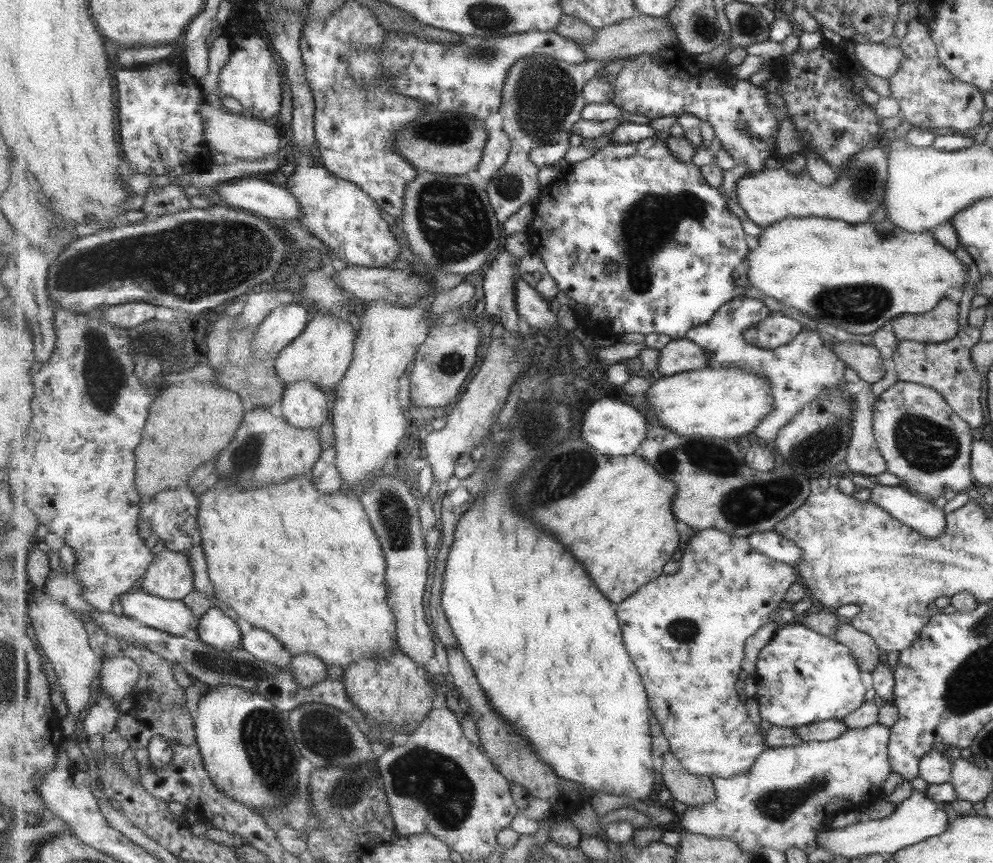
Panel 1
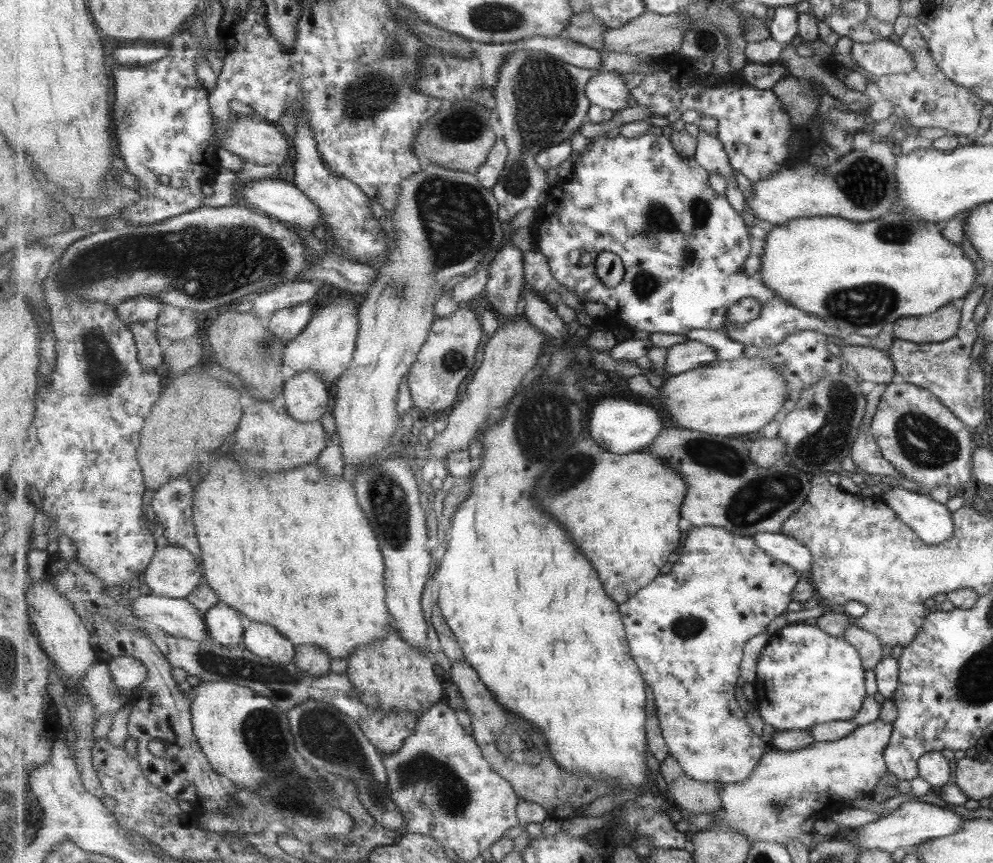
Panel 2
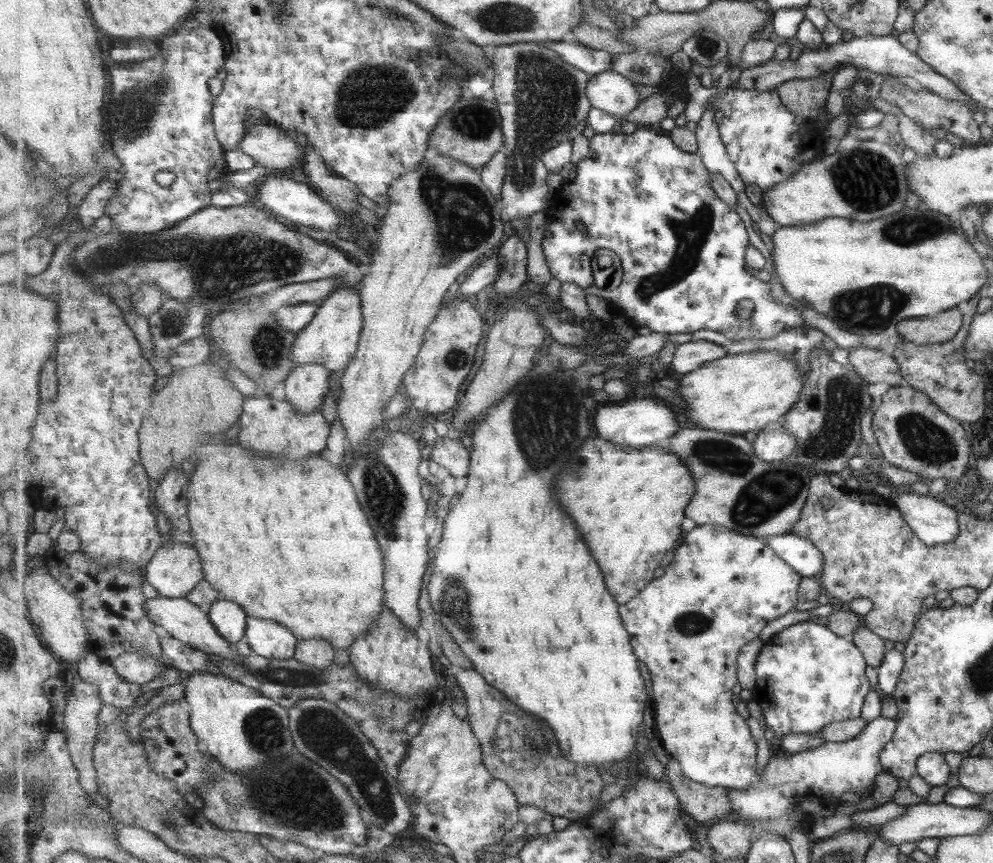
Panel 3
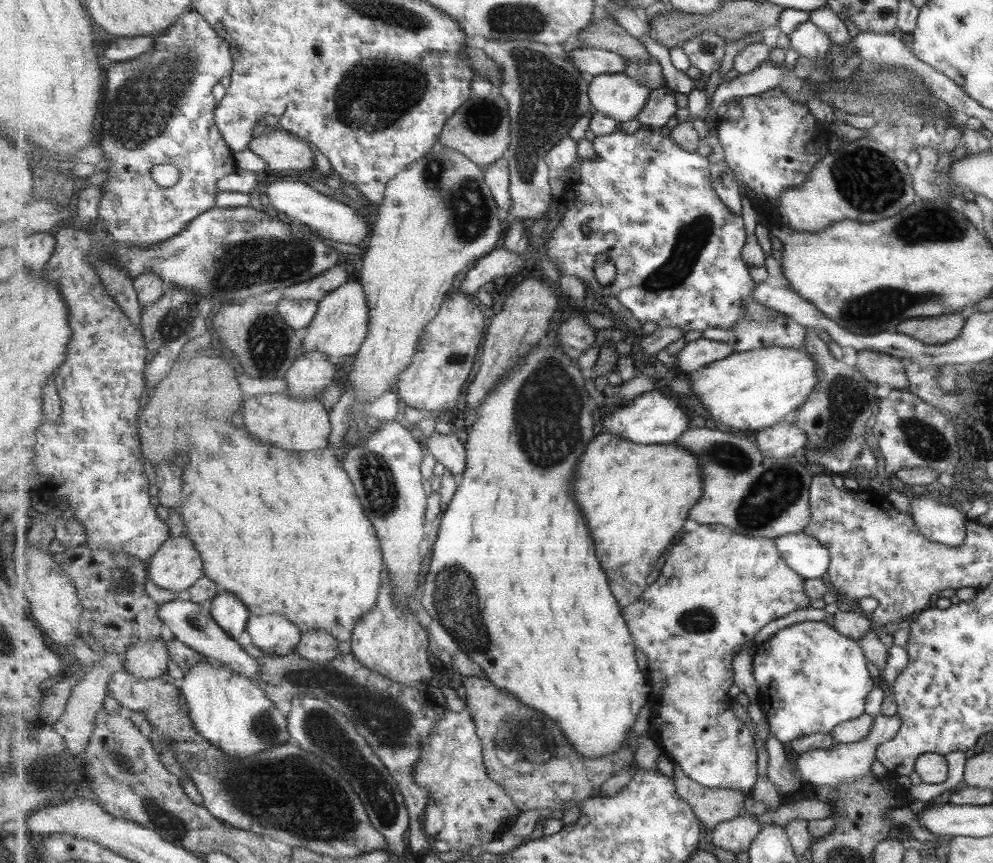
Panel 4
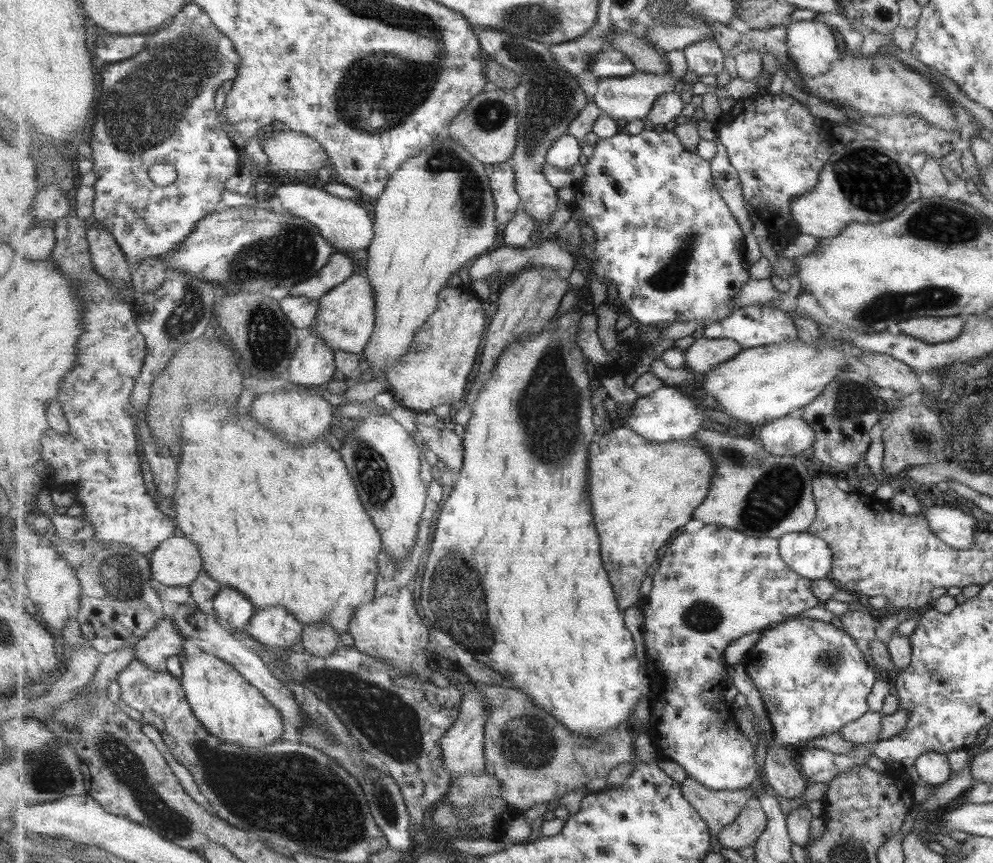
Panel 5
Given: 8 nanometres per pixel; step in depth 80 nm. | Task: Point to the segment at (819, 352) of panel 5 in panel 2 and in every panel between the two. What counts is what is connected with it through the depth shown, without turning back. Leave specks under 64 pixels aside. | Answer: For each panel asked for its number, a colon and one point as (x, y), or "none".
2: (741, 396)
3: (747, 392)
4: (753, 390)

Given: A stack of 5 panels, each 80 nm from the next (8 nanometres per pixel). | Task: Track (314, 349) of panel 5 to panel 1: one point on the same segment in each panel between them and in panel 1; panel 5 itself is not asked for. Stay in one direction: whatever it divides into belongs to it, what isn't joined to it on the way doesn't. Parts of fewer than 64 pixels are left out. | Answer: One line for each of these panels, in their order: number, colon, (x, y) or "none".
1: (305, 406)
2: (307, 399)
3: (307, 387)
4: (312, 373)

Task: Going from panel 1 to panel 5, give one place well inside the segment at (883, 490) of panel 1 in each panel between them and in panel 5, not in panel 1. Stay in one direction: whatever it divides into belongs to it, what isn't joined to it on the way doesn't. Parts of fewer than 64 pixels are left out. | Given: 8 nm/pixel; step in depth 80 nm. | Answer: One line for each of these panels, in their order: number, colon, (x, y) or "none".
2: (931, 521)
3: (934, 523)
4: (944, 524)
5: (952, 526)

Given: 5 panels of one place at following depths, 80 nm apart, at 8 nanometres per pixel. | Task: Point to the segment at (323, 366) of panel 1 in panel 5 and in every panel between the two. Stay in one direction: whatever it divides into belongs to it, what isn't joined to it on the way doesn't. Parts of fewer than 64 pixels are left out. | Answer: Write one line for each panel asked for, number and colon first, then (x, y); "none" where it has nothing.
2: (327, 345)
3: (332, 338)
4: (341, 325)
5: (346, 319)

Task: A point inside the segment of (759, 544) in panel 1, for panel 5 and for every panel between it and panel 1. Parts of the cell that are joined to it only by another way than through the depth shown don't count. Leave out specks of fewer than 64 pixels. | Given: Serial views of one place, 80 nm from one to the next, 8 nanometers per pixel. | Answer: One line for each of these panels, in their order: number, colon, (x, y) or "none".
2: (795, 553)
3: (800, 553)
4: (803, 553)
5: (808, 555)

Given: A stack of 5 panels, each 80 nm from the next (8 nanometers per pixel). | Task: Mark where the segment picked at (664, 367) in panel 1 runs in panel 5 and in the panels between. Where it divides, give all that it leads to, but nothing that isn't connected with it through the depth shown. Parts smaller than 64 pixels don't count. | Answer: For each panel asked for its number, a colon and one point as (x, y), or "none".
2: (689, 355)
3: (689, 356)
4: (697, 354)
5: (704, 354)

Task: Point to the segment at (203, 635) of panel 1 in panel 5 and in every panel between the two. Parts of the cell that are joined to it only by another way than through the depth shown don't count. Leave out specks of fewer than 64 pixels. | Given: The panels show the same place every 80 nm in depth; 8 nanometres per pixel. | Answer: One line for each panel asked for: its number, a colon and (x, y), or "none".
2: (224, 623)
3: (230, 619)
4: (233, 615)
5: (232, 607)

